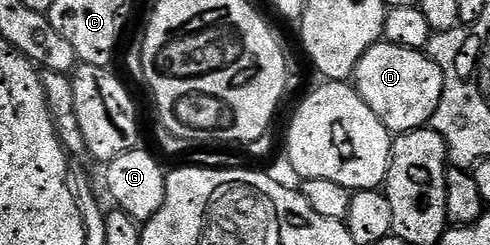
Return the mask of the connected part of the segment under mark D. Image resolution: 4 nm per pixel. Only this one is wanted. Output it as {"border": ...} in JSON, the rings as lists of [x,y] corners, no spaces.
{"border":[[[378,42],[359,58],[355,73],[357,92],[371,106],[390,133],[414,132],[432,121],[445,89],[443,70],[424,51]]]}

